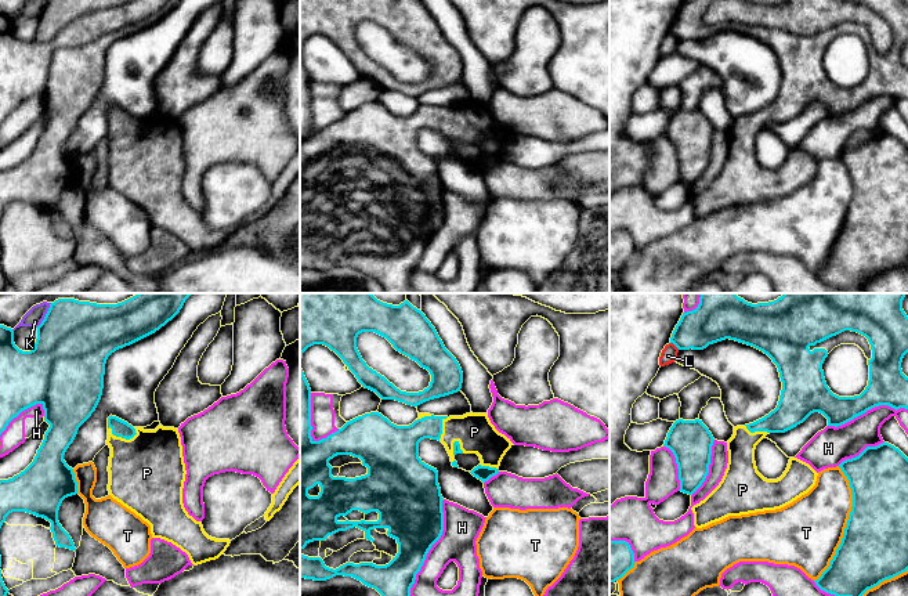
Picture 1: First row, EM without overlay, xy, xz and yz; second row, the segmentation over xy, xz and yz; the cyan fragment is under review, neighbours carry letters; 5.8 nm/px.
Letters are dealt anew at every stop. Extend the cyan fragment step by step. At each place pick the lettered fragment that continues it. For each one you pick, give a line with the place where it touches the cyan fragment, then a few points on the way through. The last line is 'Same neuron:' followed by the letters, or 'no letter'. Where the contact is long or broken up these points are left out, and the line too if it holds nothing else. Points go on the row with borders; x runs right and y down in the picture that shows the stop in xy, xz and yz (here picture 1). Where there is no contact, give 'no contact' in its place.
P: contact xy (122, 437)
Same neuron: P

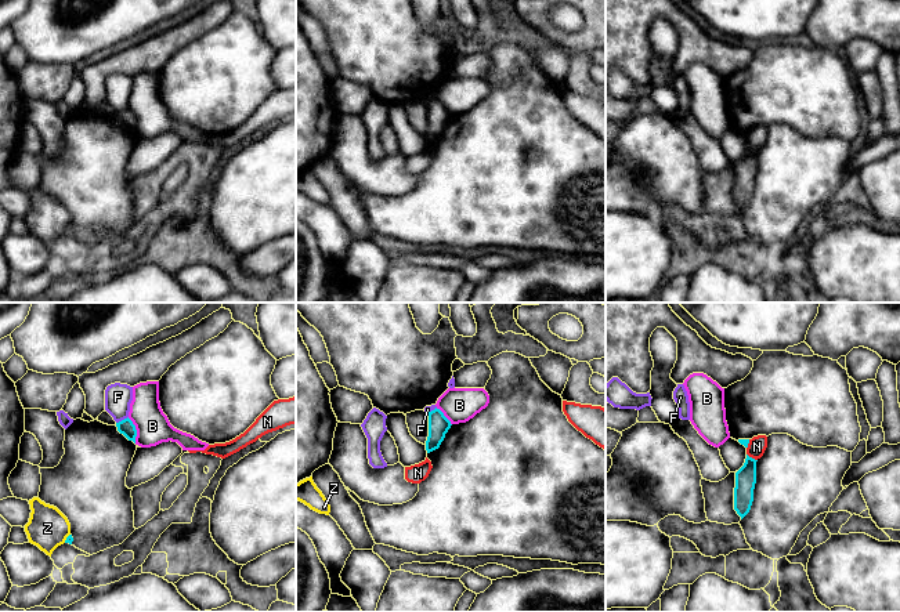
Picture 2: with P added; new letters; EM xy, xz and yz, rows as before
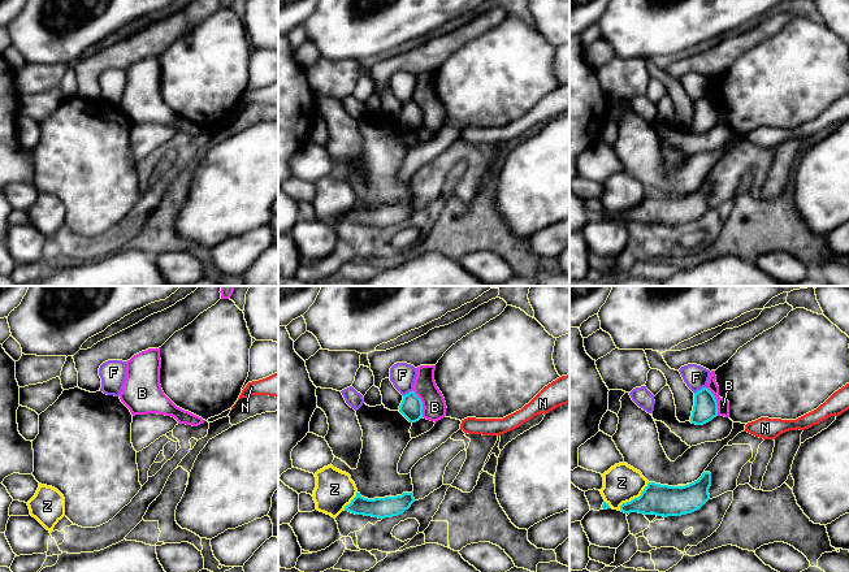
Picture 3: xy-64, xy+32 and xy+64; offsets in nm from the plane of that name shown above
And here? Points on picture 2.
Same neuron: no letter

